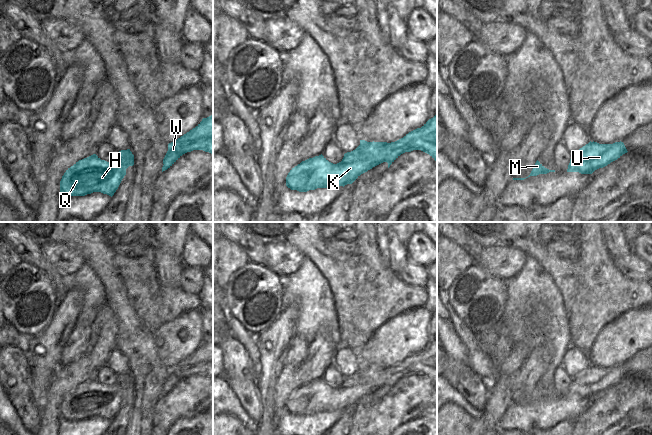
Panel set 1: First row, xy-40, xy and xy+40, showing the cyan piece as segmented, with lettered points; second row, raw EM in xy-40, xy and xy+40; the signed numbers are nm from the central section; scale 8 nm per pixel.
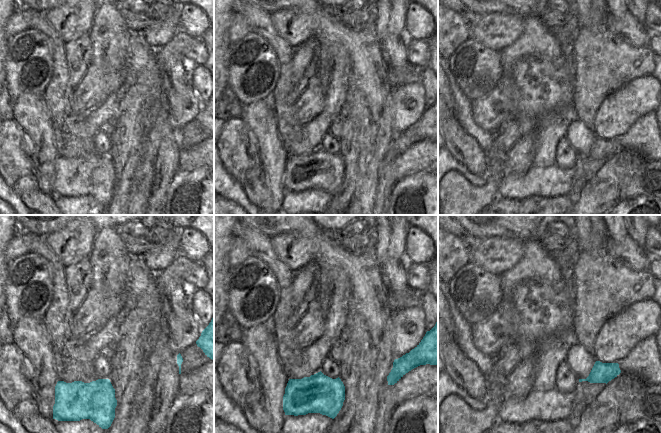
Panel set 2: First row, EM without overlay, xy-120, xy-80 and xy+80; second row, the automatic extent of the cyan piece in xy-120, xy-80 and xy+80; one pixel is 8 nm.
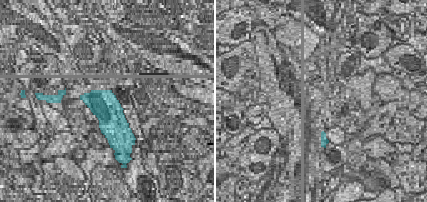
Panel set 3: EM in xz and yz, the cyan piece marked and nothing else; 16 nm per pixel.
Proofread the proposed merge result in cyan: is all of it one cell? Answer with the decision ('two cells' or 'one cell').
one cell

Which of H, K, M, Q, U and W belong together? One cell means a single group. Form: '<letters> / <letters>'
H K M Q U W

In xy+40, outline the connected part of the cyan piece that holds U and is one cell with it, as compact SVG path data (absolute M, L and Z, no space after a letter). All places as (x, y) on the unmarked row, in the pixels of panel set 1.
M590 365L572 378L567 396L592 398L595 394L607 390L627 376L621 365L613 368L599 368Z

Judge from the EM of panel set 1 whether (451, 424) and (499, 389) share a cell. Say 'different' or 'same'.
same

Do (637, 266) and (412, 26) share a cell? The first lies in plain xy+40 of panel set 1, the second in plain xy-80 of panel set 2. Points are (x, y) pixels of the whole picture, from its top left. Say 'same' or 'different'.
different

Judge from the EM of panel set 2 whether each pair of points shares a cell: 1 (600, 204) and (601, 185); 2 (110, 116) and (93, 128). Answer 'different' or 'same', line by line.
1: same
2: same

